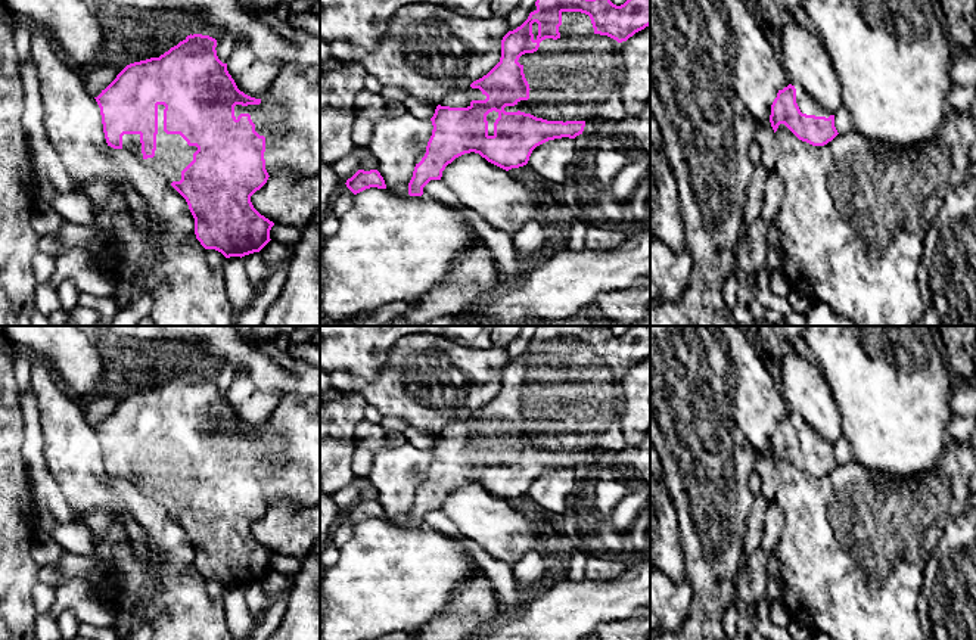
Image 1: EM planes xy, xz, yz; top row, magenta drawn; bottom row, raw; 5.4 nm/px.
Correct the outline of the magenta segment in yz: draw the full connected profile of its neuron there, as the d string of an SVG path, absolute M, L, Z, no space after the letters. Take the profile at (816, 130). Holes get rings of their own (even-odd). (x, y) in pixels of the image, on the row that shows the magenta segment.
M799 84L778 90L771 105L770 122L774 133L784 124L799 140L812 146L824 146L839 134L834 115L821 108Z

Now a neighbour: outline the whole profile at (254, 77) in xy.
M234 40L234 49L227 62L227 71L237 88L245 94L255 99L264 97L280 69L282 66L276 62L258 59L249 44Z

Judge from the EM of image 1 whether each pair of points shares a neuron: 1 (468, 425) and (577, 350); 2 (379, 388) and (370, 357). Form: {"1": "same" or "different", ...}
{"1": "same", "2": "different"}

